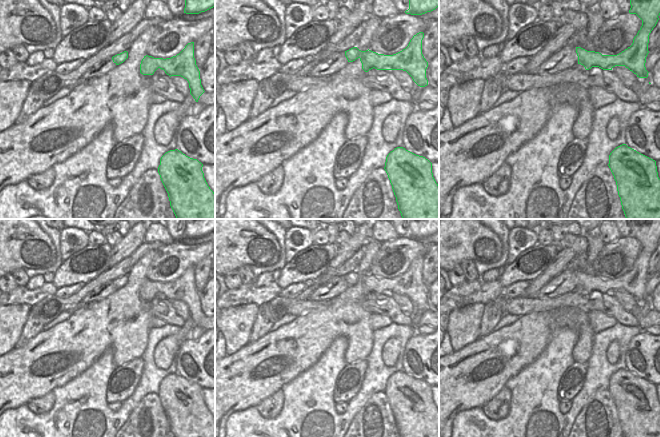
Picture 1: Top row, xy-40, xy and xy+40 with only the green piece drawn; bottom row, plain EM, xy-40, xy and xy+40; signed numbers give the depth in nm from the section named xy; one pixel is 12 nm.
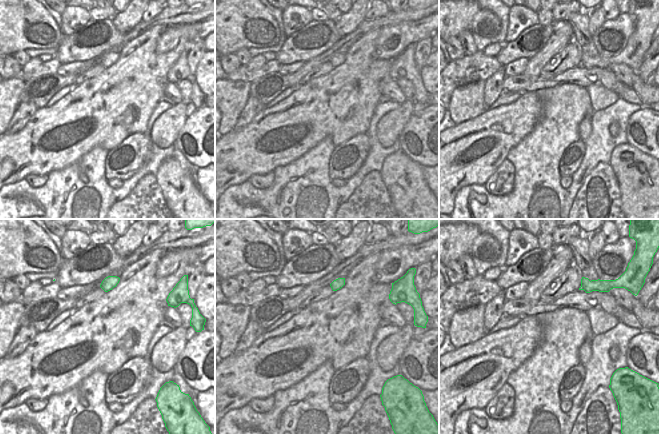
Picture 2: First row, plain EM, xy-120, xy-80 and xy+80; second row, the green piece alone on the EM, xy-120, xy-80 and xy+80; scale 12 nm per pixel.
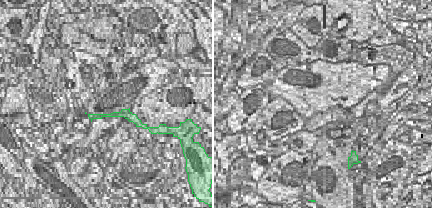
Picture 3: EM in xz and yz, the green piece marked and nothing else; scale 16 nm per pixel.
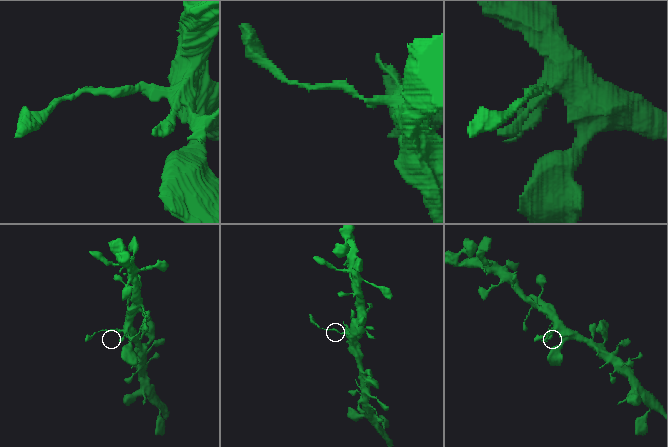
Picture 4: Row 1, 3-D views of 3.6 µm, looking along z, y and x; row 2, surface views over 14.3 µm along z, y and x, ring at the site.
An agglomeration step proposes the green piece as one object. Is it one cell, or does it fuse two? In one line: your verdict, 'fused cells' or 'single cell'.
fused cells

